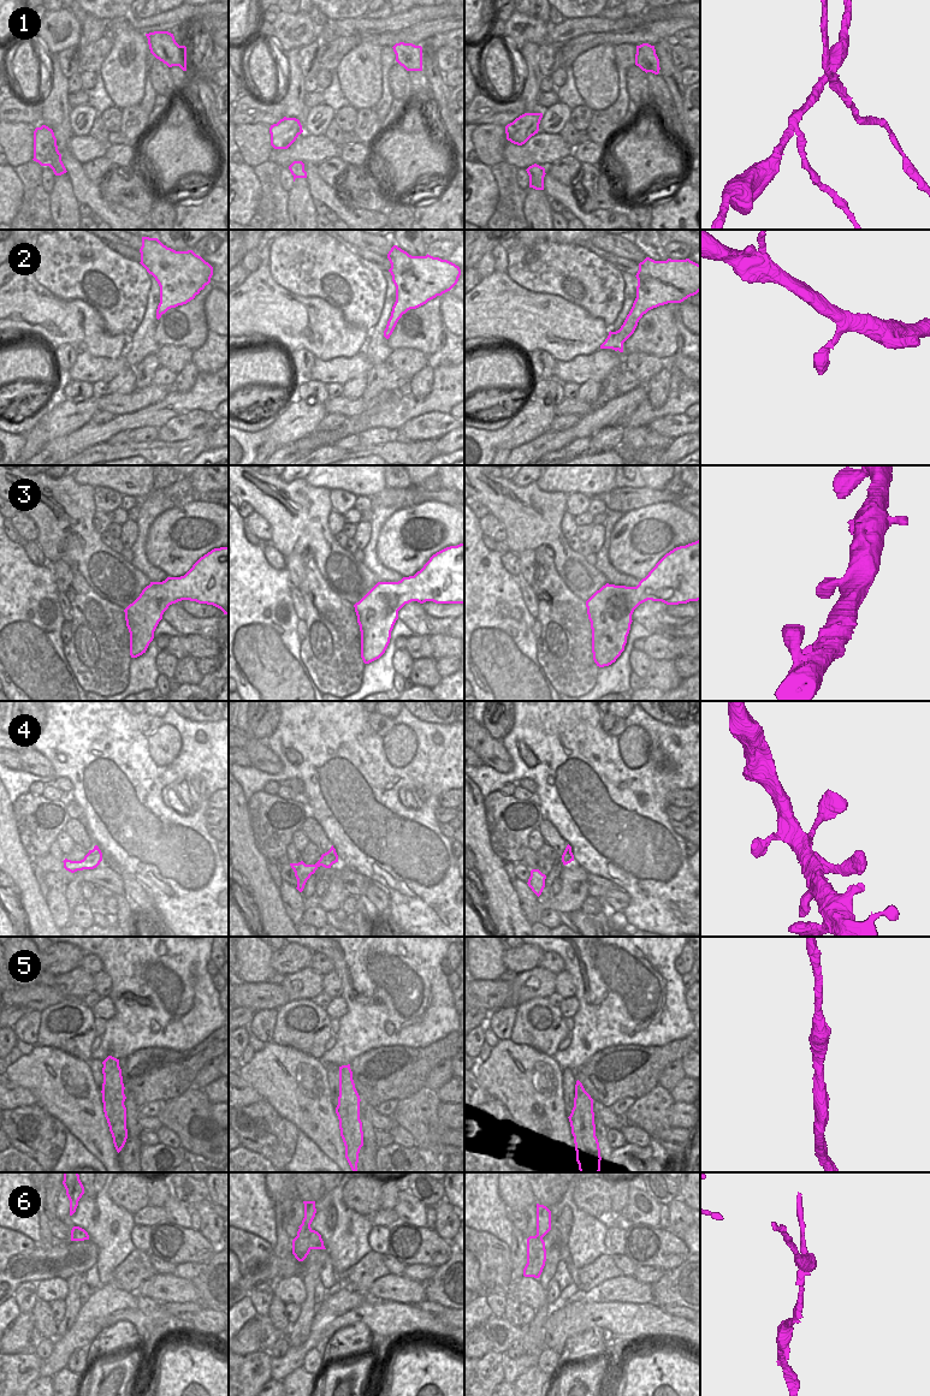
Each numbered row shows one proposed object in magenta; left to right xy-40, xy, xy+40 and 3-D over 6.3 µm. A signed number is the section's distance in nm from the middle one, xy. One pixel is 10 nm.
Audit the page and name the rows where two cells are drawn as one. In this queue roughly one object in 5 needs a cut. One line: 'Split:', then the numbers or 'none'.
Split: 1, 6

